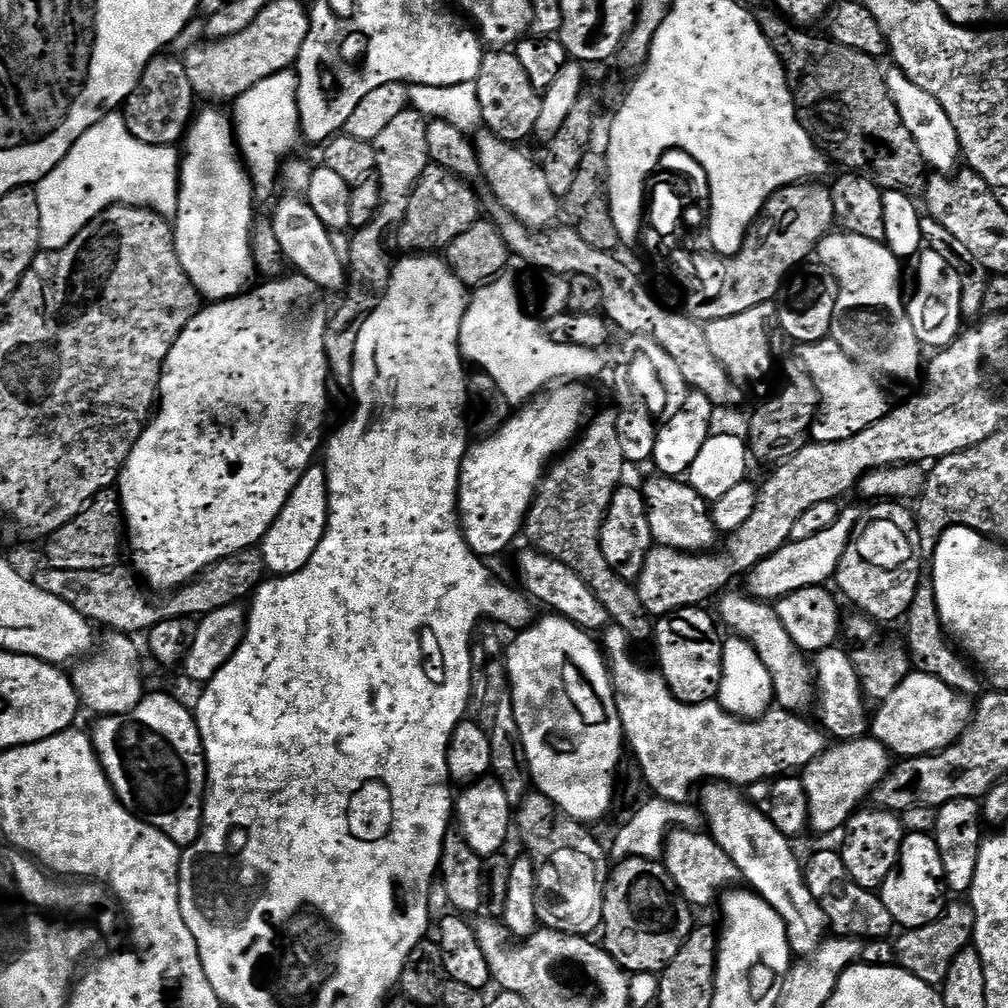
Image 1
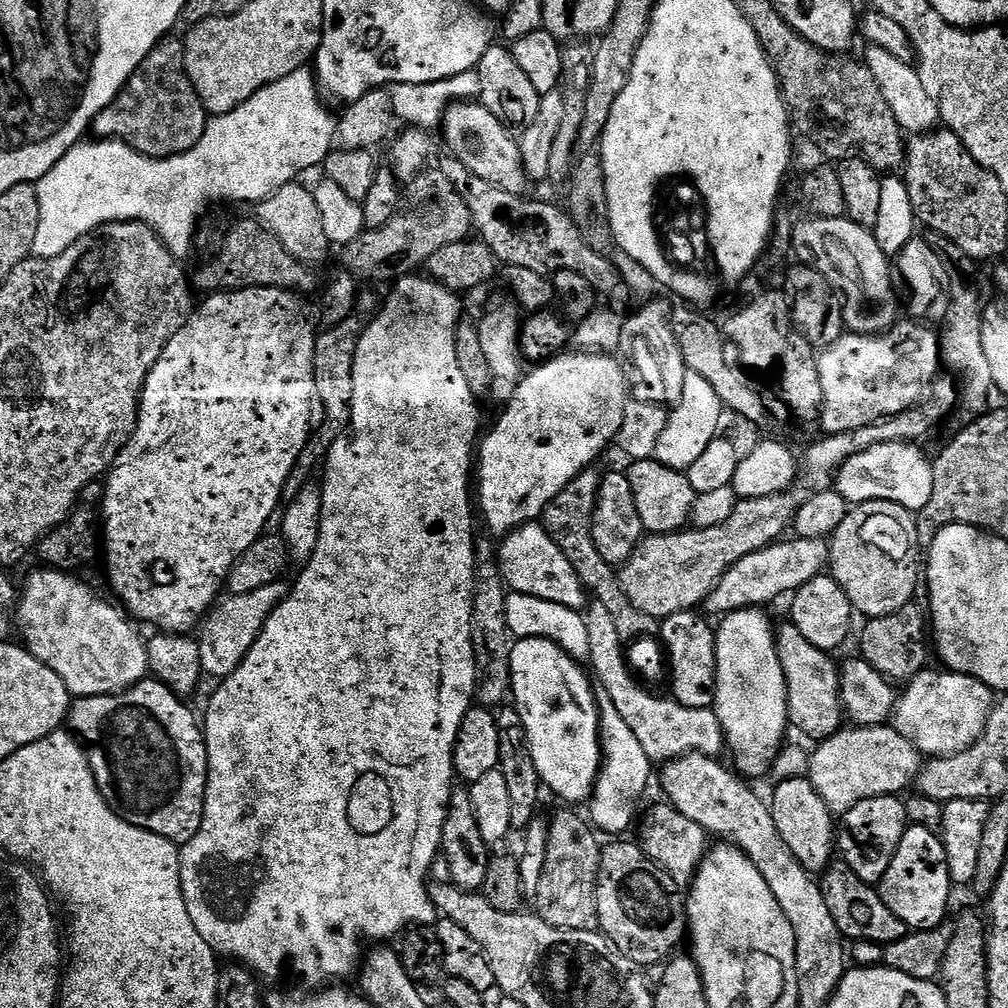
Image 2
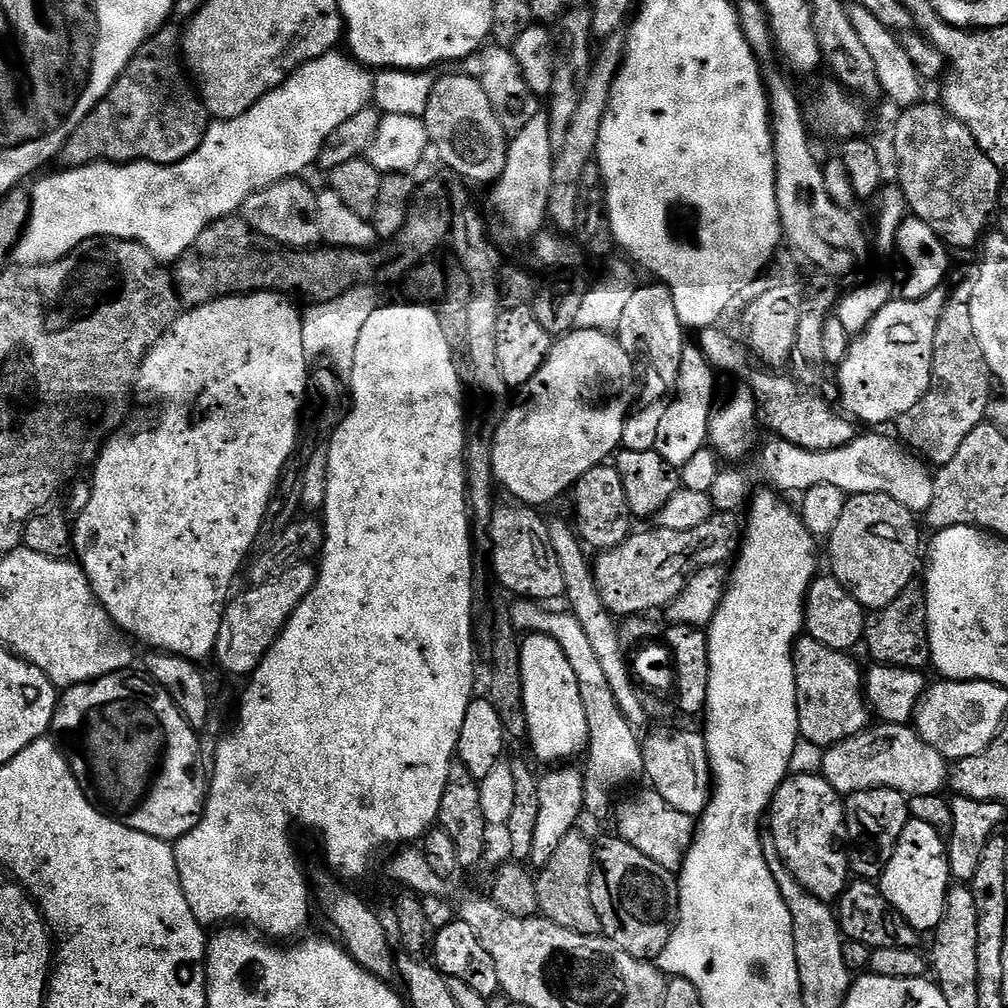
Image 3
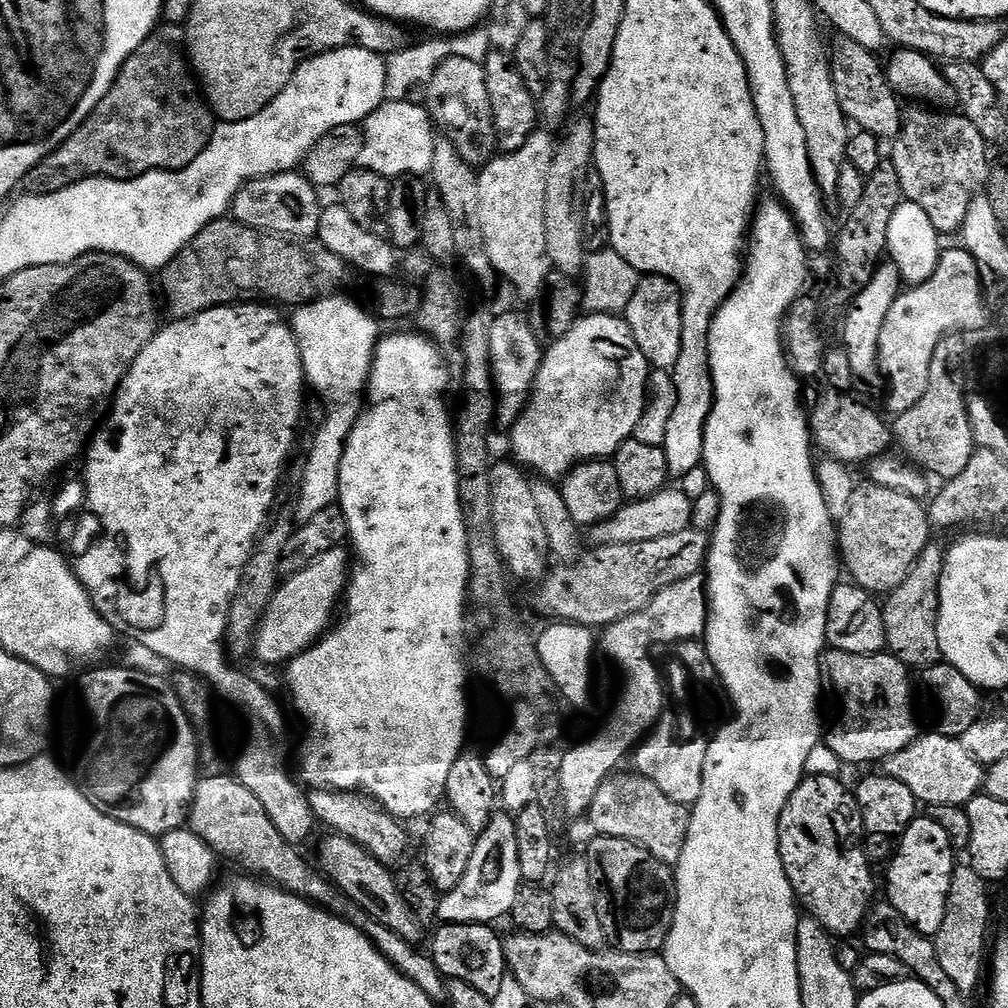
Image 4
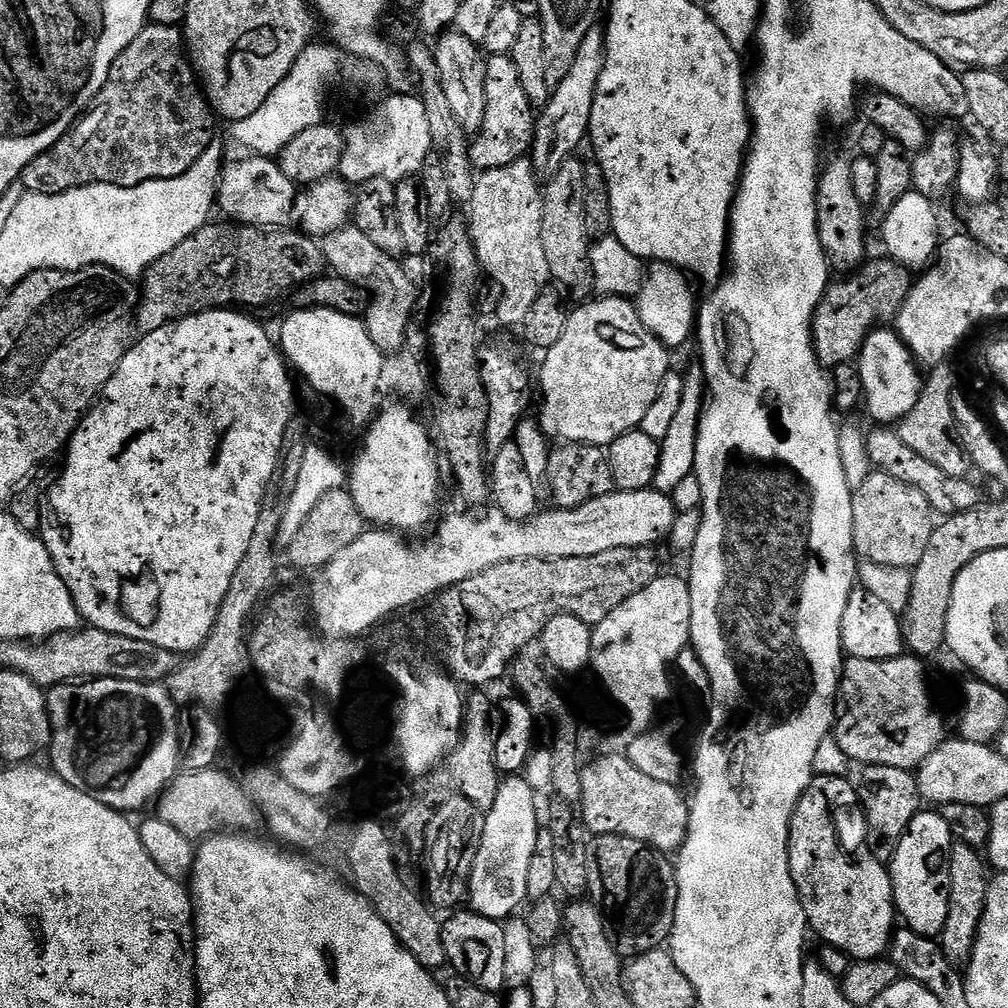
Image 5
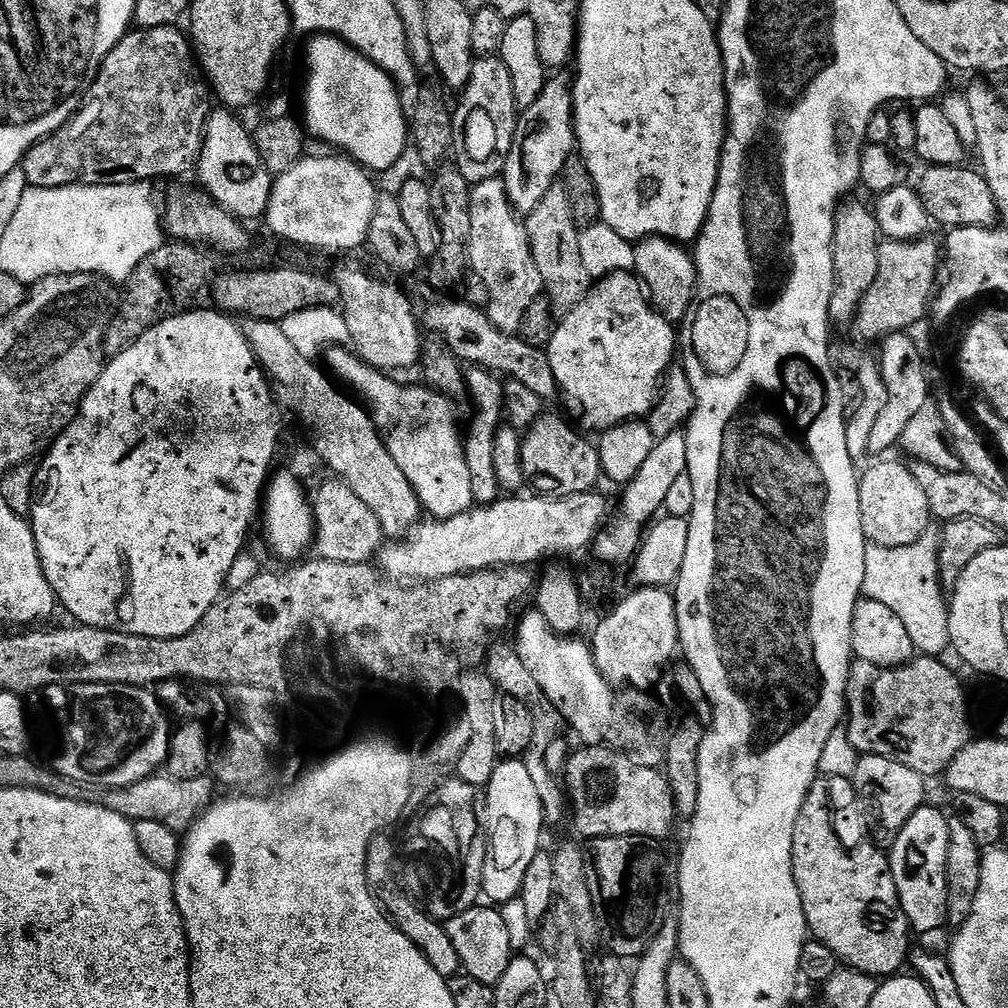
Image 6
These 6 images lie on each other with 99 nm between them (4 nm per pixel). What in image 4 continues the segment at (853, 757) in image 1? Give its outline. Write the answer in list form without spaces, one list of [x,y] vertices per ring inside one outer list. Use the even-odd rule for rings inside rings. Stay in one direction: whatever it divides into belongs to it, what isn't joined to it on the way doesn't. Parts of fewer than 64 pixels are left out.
[[[940,732],[917,735],[916,739],[883,761],[885,776],[898,778],[910,786],[910,794],[921,805],[958,804],[967,806],[983,789],[986,768],[960,745],[959,739]]]

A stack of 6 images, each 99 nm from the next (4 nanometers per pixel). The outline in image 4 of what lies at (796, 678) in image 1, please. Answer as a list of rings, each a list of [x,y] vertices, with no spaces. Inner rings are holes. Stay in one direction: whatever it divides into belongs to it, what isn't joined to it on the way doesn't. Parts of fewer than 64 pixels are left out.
[[[832,648],[825,651],[822,657],[822,672],[832,679],[832,688],[840,699],[840,717],[832,724],[826,736],[826,742],[834,754],[845,765],[860,764],[863,760],[883,762],[899,752],[909,742],[916,739],[918,729],[912,717],[912,688],[908,685],[909,669],[898,657],[887,651],[870,654],[846,654],[842,650]]]

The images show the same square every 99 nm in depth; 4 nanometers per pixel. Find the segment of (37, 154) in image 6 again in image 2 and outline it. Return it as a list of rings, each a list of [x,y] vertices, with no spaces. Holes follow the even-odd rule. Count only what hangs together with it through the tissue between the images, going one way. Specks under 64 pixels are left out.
[[[169,34],[142,58],[110,106],[92,120],[90,128],[97,139],[120,140],[143,156],[165,160],[167,156],[180,156],[198,146],[209,119],[184,68],[183,39]]]

